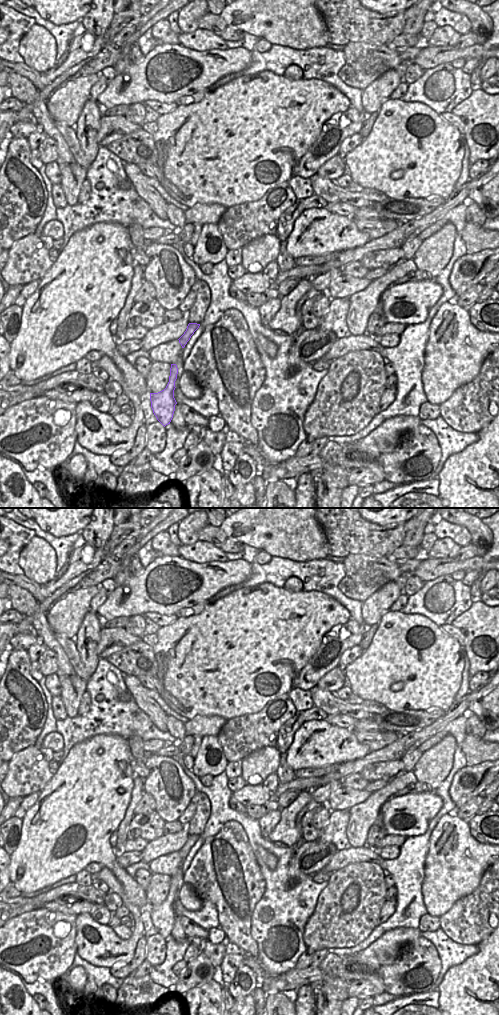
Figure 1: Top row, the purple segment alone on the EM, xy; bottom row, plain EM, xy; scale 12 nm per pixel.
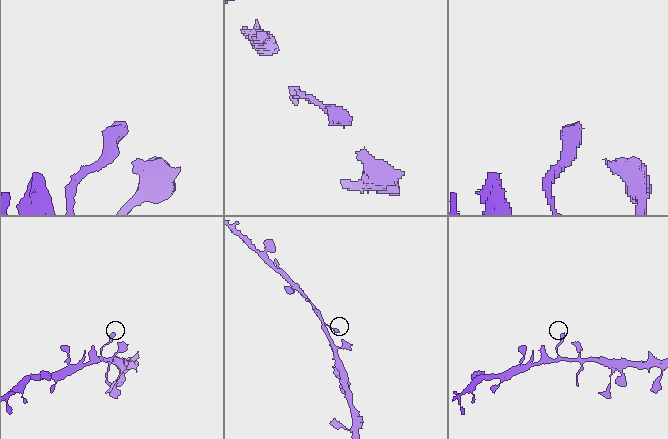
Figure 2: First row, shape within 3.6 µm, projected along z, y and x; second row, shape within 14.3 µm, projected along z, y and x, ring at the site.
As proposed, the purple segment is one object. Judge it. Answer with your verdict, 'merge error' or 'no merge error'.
no merge error

